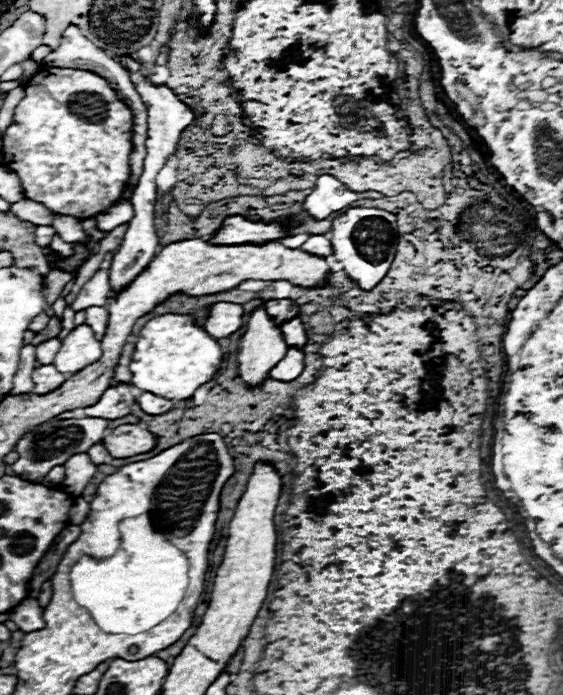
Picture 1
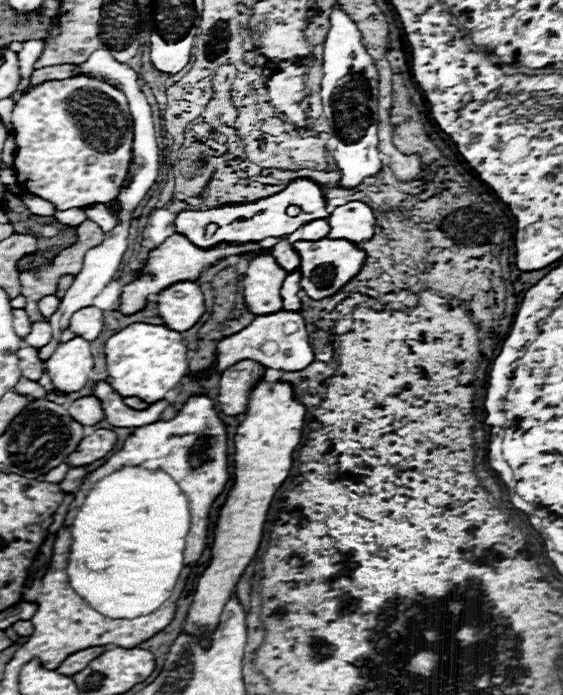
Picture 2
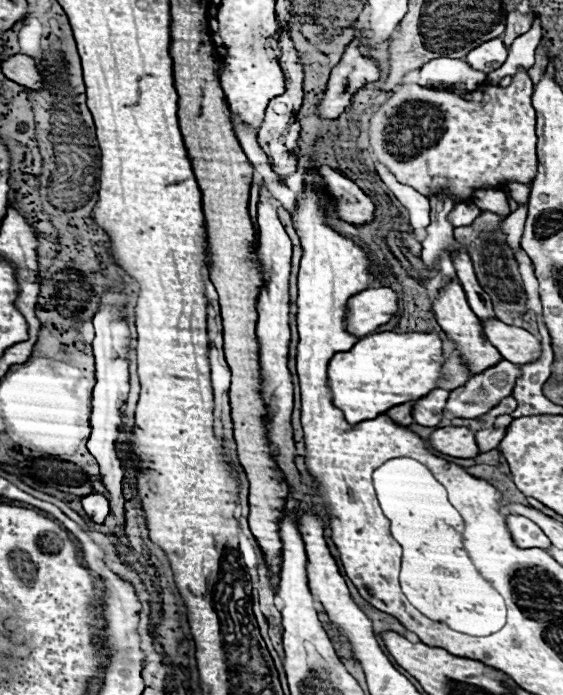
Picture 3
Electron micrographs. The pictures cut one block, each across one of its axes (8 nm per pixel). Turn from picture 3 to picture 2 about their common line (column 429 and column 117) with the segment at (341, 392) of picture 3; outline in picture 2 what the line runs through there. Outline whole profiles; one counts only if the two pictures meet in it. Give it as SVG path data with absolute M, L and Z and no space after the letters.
M130 324L106 340L104 354L106 372L114 392L124 398L136 396L148 404L164 400L166 392L172 390L188 370L186 346L180 342L180 334L156 324Z

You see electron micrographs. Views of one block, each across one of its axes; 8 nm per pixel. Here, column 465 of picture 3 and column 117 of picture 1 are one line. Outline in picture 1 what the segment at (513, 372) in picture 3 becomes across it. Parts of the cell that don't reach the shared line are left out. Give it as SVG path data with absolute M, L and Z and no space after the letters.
M112 384L104 390L100 400L94 406L76 410L76 416L90 416L90 418L122 418L130 414L130 406L134 404L132 386L130 384Z

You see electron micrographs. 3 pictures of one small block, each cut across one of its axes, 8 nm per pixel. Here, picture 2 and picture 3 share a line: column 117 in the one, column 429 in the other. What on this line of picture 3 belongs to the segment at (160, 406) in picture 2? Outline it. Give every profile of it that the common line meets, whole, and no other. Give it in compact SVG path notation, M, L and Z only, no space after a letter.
M434 388L434 392L422 396L422 400L416 400L412 408L414 422L422 426L436 426L442 420L442 410L446 404L448 392L442 388Z

